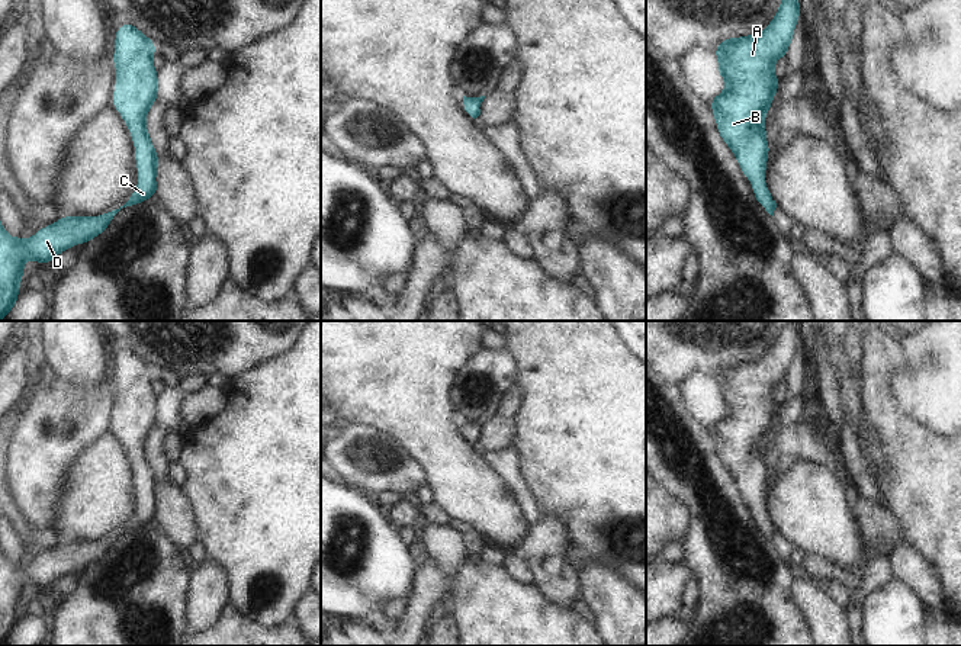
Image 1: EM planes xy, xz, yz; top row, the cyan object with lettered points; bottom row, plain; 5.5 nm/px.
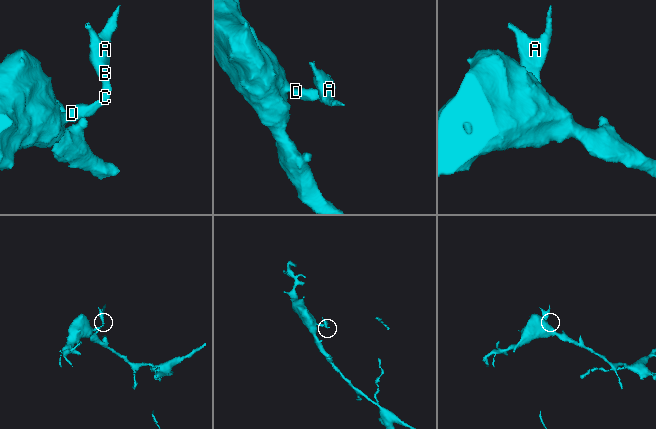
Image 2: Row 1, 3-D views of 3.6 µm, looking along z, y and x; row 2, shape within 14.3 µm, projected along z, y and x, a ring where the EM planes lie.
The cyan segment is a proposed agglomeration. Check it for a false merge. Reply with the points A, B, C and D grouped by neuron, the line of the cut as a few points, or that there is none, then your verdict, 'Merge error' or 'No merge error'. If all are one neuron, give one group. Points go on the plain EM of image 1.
Groups: A B C D. No split. No merge error.

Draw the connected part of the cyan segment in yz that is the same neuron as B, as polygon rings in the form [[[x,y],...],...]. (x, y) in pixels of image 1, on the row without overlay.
[[[781,321],[781,331],[761,359],[724,363],[714,373],[717,399],[726,405],[726,414],[708,428],[717,457],[752,508],[758,530],[772,541],[777,528],[764,507],[771,470],[762,444],[781,408],[772,391],[787,382],[800,341],[798,321]]]

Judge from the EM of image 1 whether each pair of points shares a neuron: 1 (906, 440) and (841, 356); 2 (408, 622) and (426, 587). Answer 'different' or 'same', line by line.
1: different
2: same

